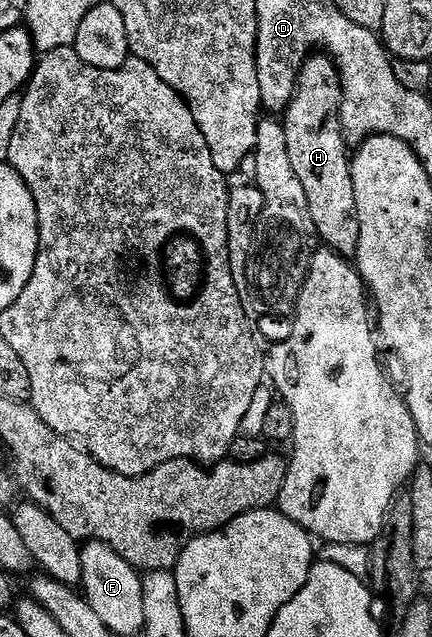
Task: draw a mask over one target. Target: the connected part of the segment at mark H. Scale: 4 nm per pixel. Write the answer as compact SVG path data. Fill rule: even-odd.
M313 55L304 63L300 78L296 81L296 94L282 114L282 124L286 135L286 151L294 167L294 175L302 179L306 191L308 210L316 228L317 238L327 248L333 249L342 257L355 258L360 239L358 211L354 203L354 179L352 178L352 158L350 146L344 140L344 128L340 122L340 104L344 98L344 82L336 62L327 55Z

